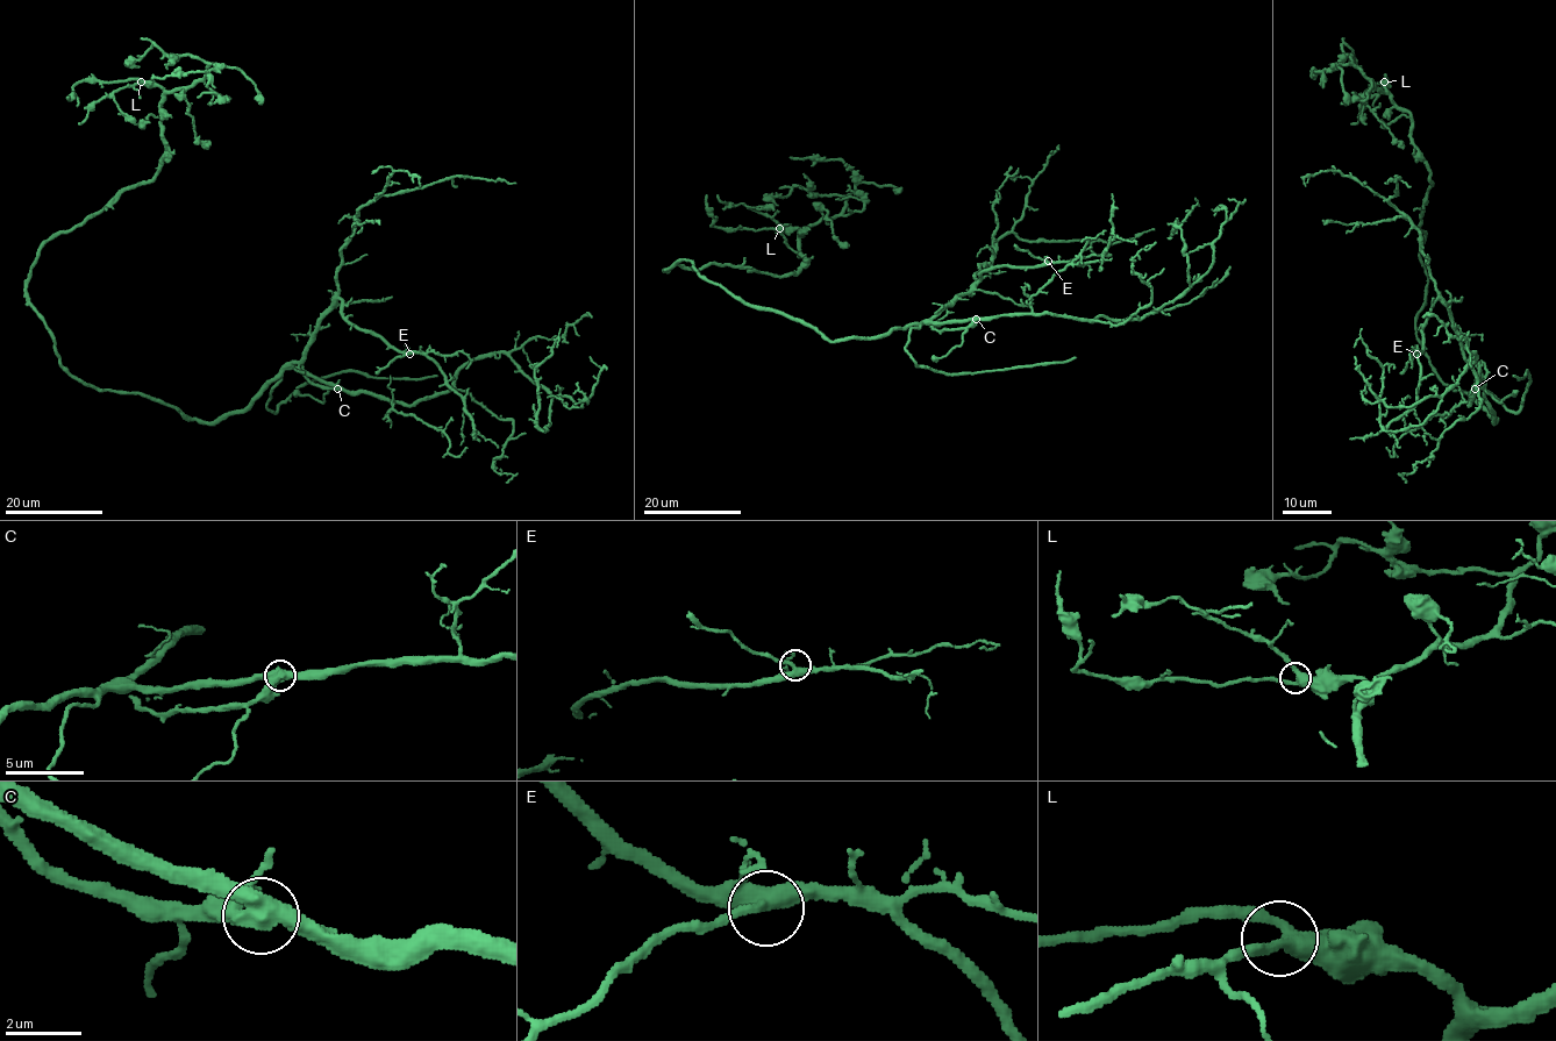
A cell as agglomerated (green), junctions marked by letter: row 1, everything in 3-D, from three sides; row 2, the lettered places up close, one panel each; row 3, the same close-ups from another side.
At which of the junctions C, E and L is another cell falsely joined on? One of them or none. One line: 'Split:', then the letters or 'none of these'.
Split: C

